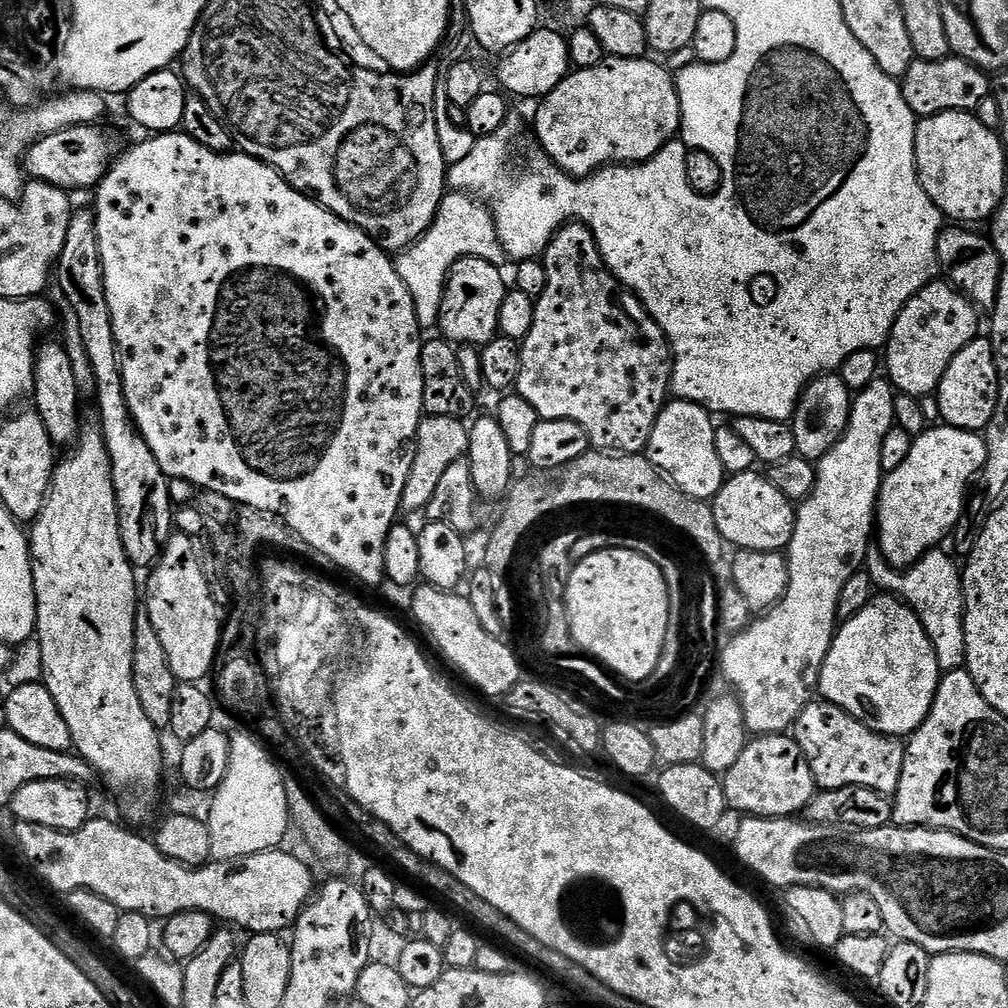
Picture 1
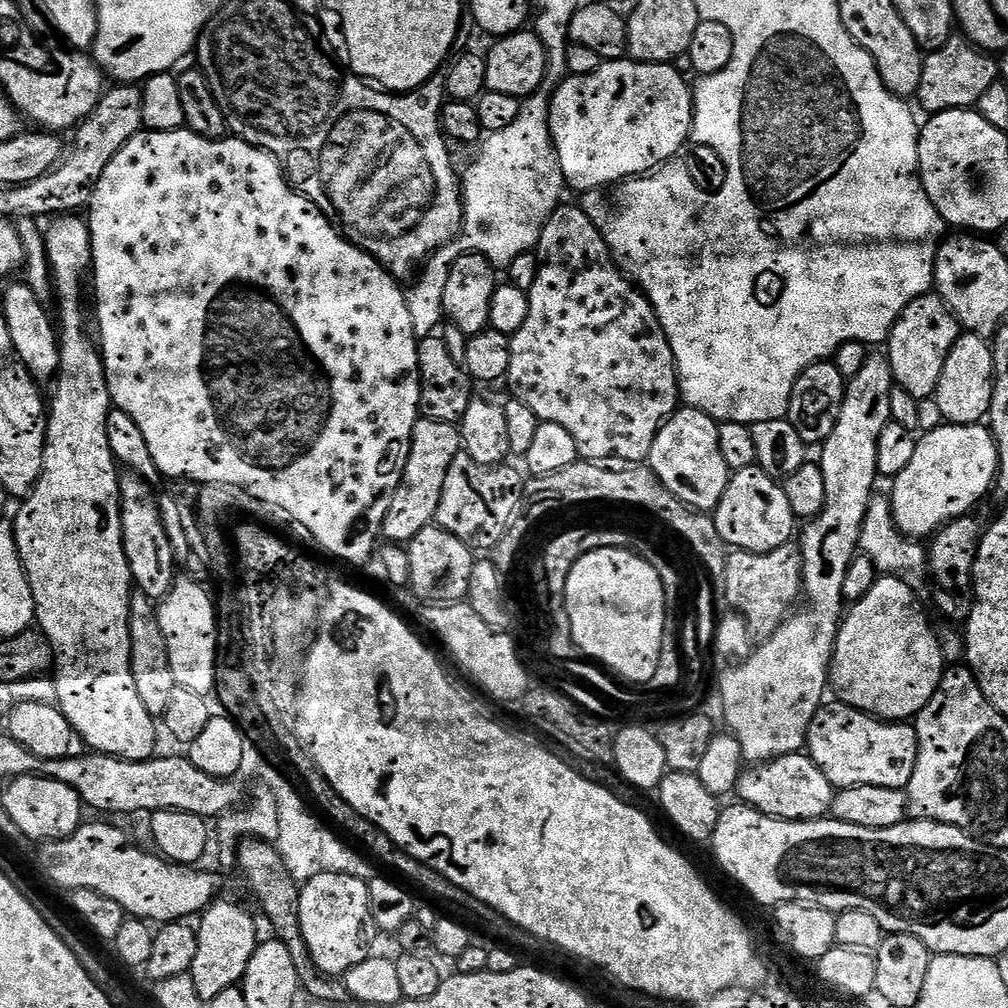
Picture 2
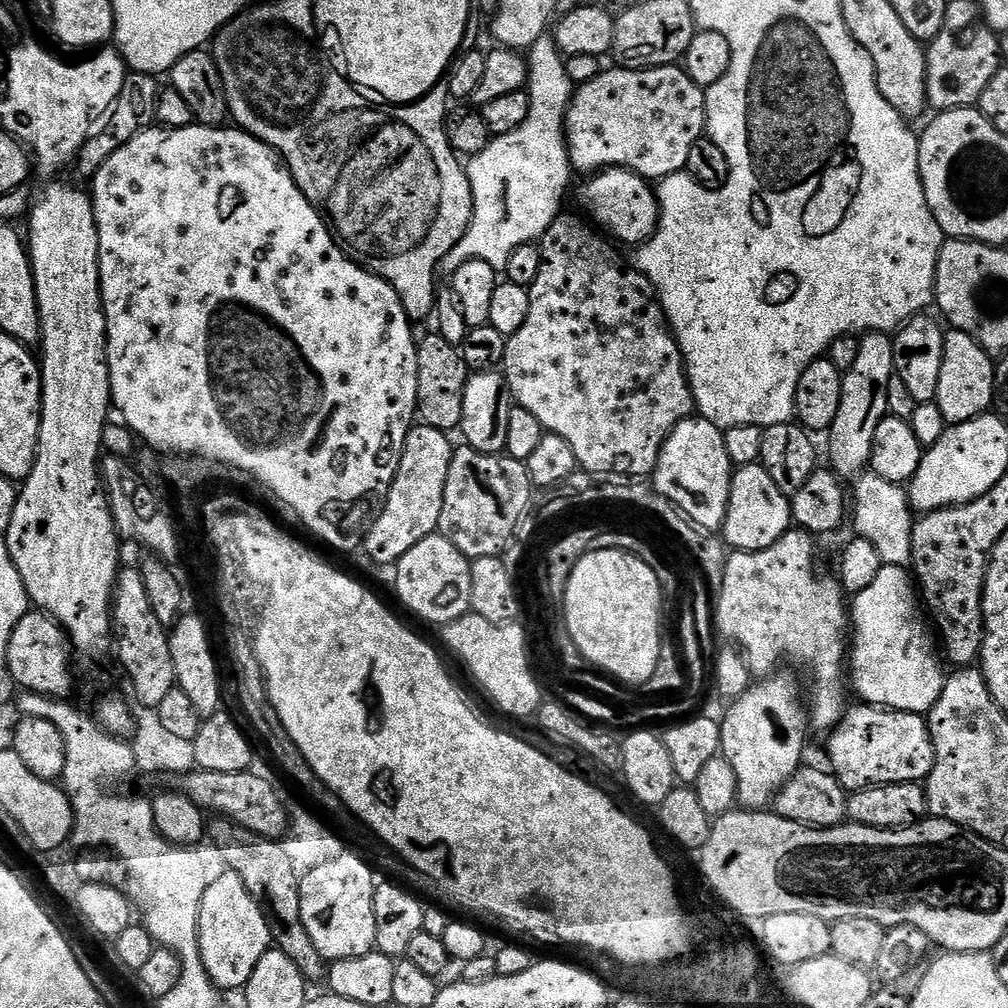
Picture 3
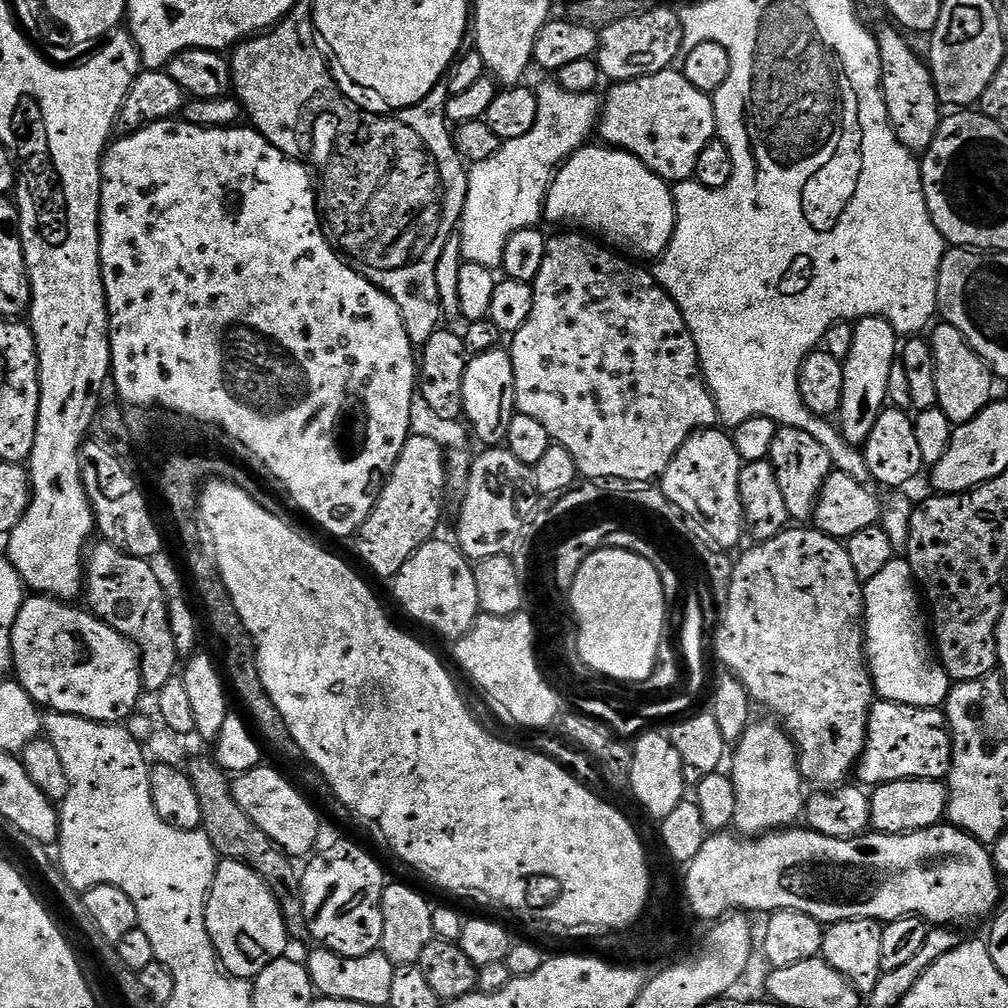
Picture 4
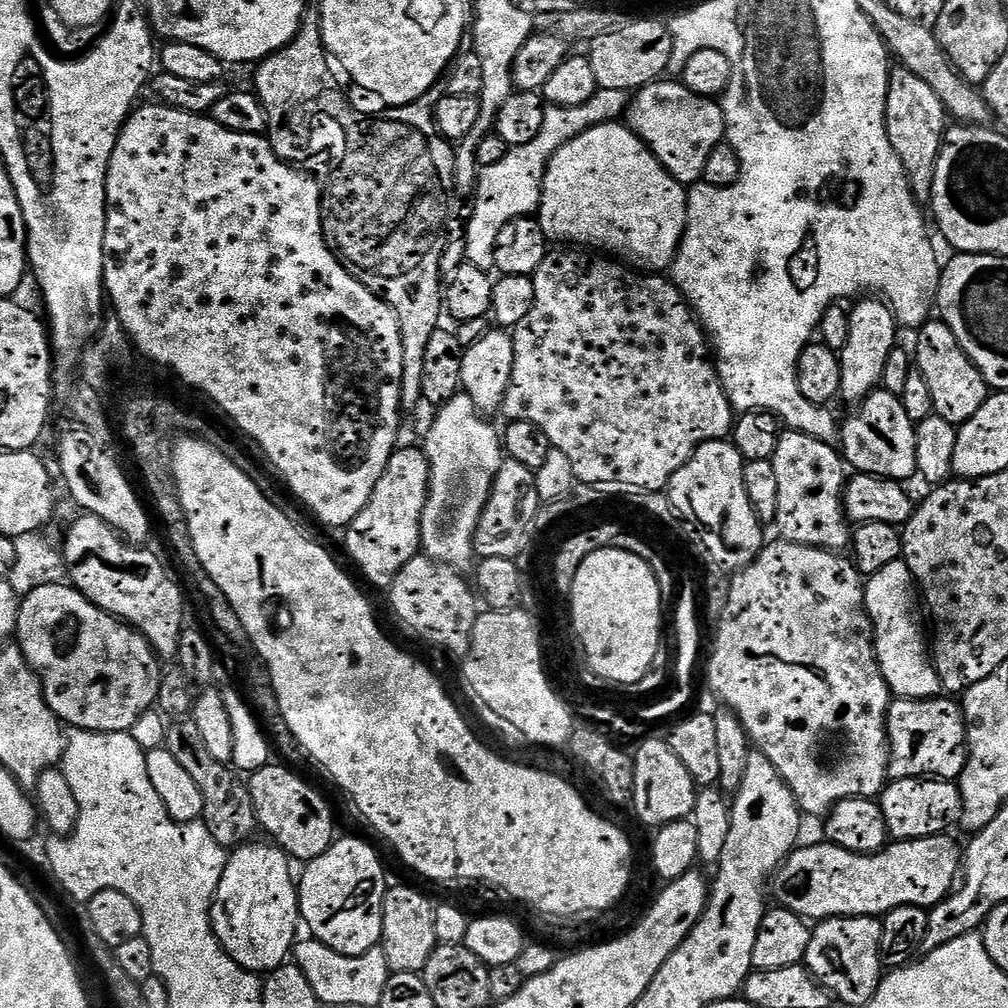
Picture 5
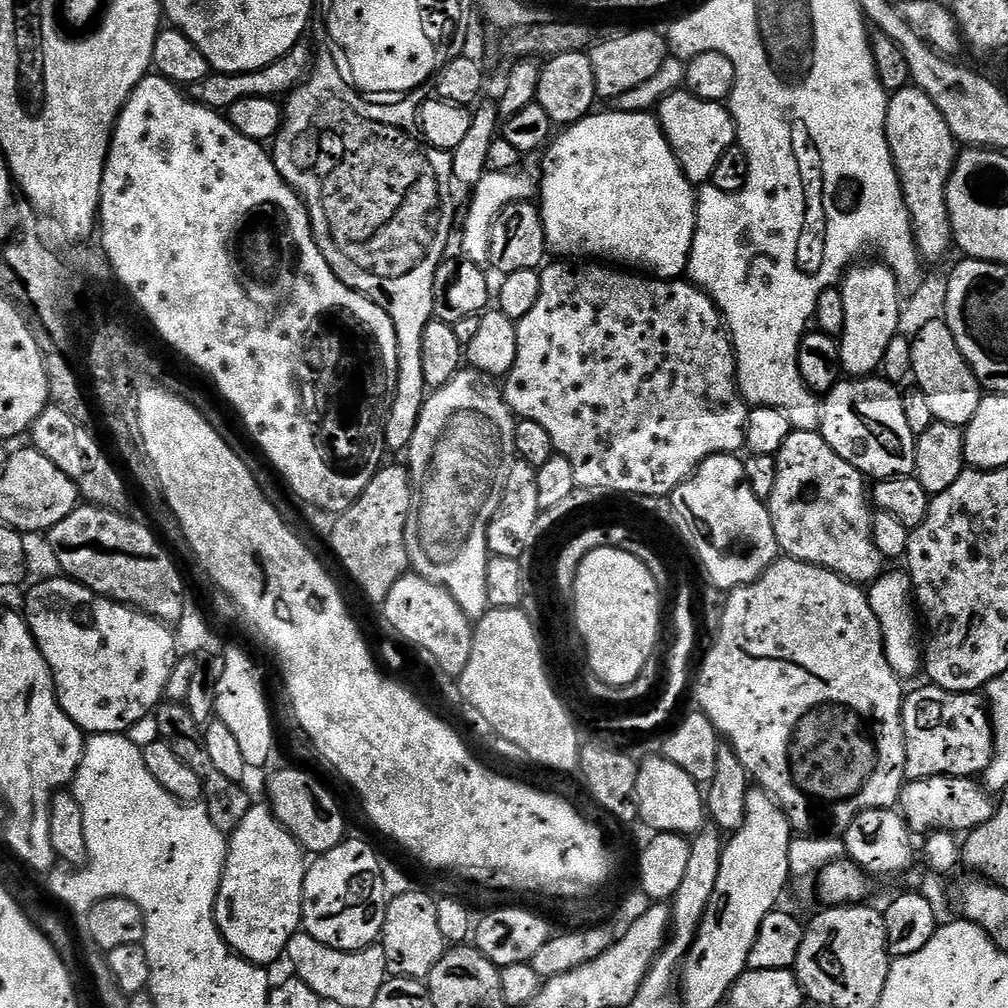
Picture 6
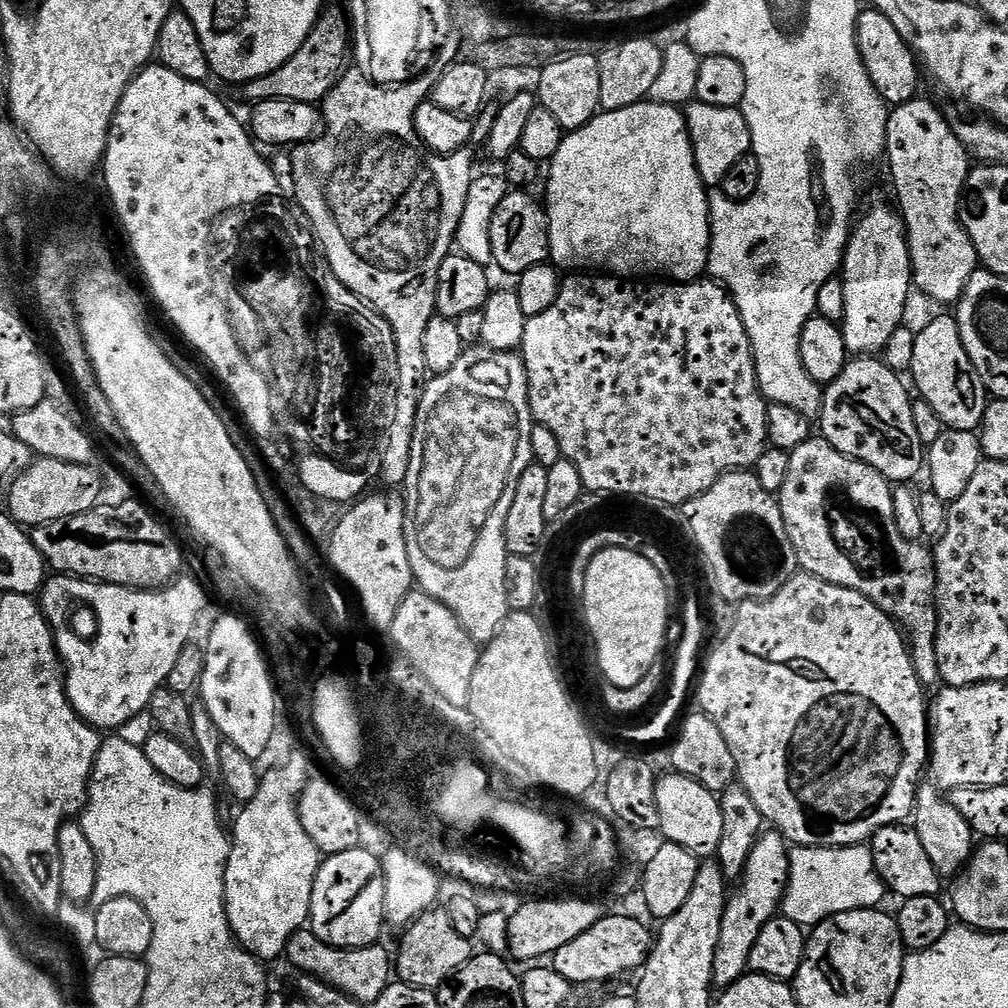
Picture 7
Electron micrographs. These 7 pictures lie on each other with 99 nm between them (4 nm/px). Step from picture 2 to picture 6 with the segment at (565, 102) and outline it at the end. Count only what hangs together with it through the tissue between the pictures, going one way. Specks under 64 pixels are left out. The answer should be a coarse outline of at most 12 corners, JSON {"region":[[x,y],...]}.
{"region":[[687,90],[658,119],[693,186],[737,143],[731,111]]}

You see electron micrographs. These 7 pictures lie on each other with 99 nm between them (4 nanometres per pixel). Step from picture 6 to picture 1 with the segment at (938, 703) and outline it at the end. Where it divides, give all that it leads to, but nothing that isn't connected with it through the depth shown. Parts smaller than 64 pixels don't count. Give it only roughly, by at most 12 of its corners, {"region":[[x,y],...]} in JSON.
{"region":[[823,698],[794,739],[817,789],[892,798],[905,745]]}

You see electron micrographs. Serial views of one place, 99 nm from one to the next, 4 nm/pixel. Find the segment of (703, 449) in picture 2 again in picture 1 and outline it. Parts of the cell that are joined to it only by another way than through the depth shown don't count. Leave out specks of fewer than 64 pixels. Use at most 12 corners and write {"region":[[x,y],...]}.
{"region":[[669,399],[648,461],[707,501],[726,479],[717,425],[701,404]]}

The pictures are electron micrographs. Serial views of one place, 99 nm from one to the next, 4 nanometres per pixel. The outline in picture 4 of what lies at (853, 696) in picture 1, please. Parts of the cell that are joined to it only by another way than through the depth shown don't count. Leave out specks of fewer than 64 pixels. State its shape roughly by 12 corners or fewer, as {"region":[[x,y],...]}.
{"region":[[907,559],[864,584],[879,699],[940,708],[950,681]]}

